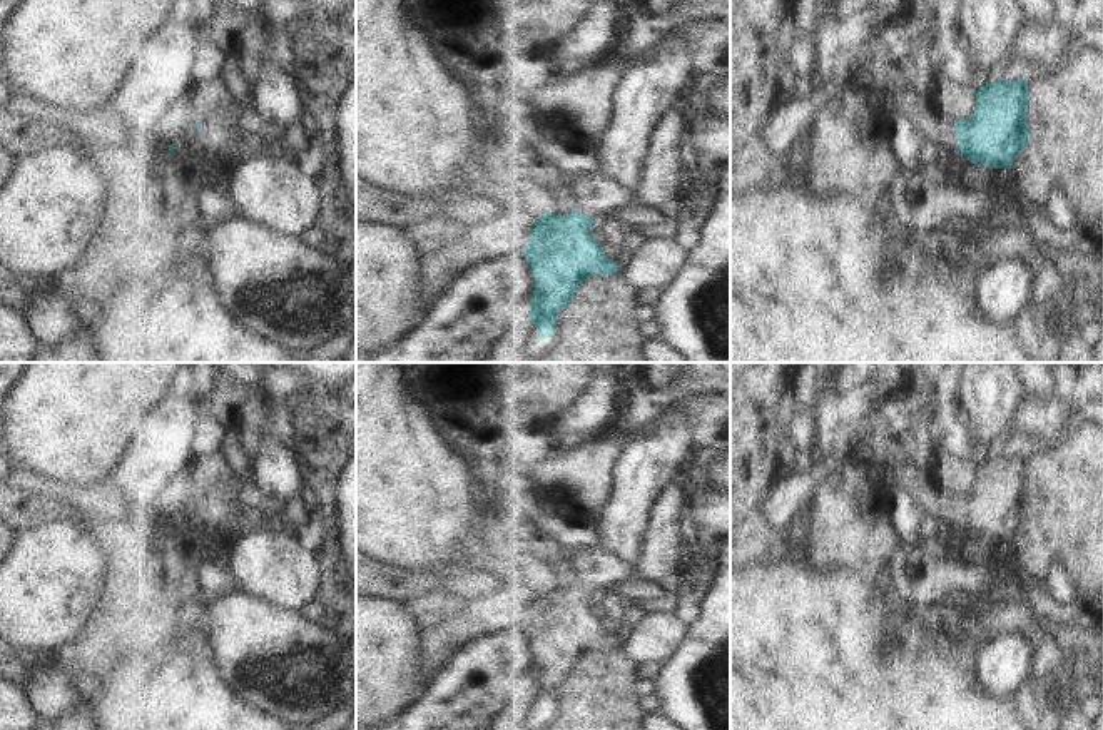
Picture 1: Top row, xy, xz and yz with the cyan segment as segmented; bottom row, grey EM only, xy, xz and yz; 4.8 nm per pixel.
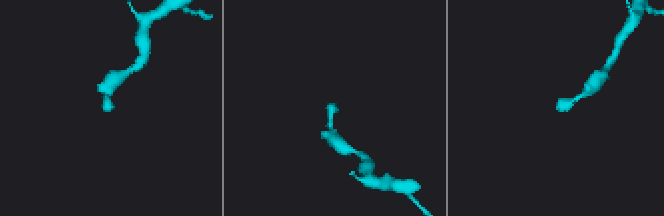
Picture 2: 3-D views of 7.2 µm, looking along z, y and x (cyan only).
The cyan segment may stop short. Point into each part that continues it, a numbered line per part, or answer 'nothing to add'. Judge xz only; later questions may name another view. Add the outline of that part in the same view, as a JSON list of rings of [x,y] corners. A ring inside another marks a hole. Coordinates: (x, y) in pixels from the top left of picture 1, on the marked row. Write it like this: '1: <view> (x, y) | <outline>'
1: xz (597, 196) | [[[602,170],[578,175],[575,182],[577,200],[573,202],[573,210],[597,222],[635,199],[632,190],[612,182]]]

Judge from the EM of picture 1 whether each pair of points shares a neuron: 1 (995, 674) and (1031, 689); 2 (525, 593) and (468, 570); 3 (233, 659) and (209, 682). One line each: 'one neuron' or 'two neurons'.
1: two neurons
2: two neurons
3: two neurons

